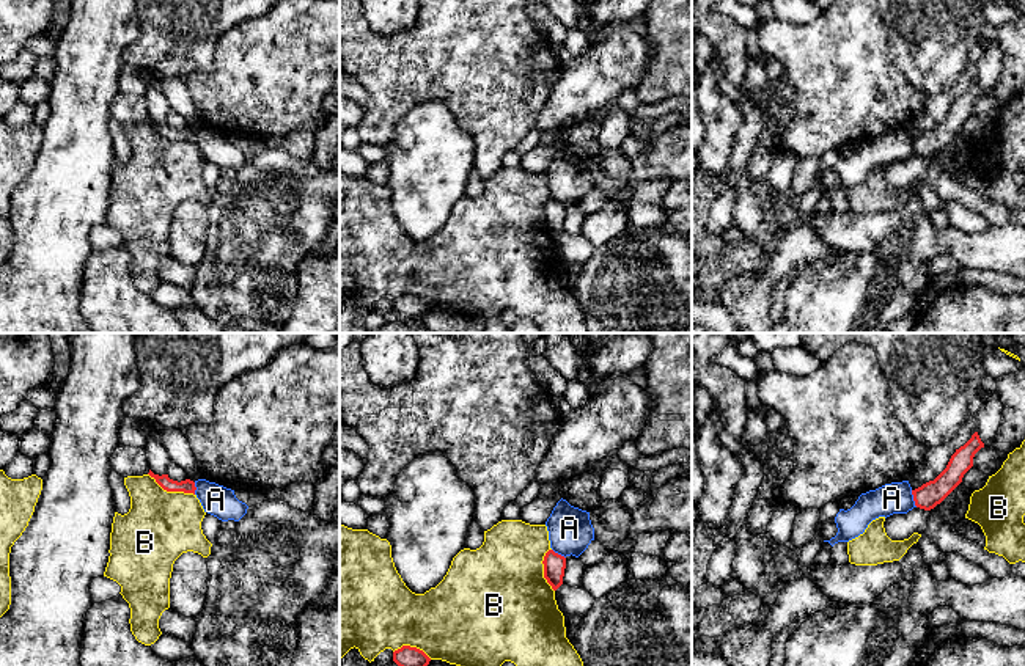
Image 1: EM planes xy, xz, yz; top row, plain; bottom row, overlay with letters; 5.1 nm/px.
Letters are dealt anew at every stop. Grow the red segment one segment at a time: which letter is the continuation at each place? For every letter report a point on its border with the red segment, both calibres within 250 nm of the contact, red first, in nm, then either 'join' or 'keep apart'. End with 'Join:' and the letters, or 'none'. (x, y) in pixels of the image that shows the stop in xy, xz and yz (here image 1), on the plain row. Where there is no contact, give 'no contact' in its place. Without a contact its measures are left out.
A: contact yz (914, 146); calibres 130 and 160 nm; keep apart
B: contact xy (172, 139); calibres 70 and 360 nm; keep apart
Join: none

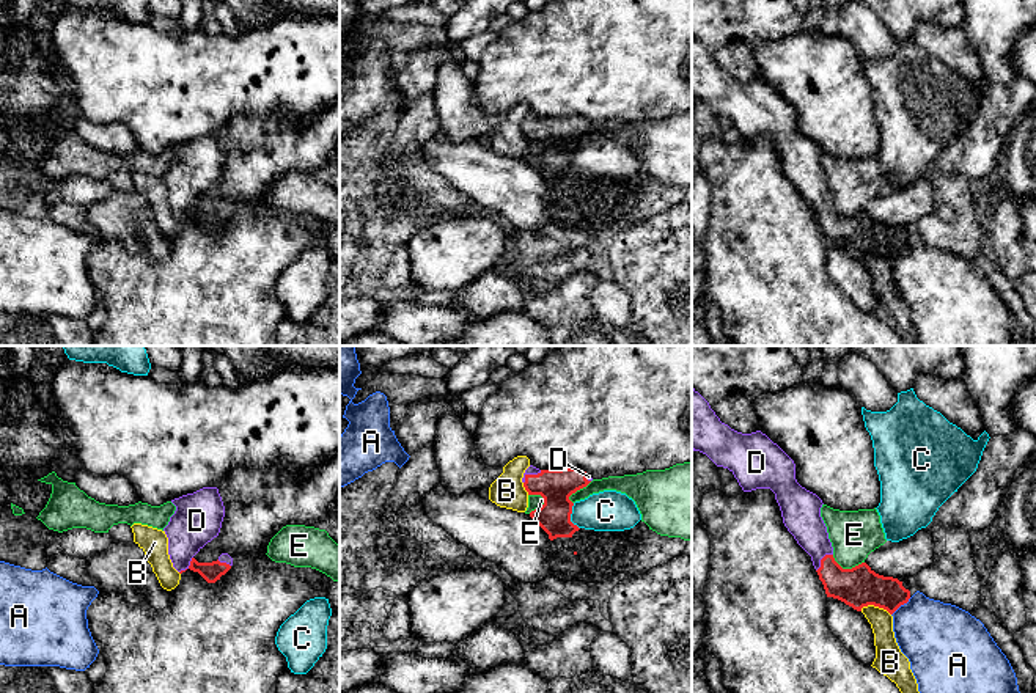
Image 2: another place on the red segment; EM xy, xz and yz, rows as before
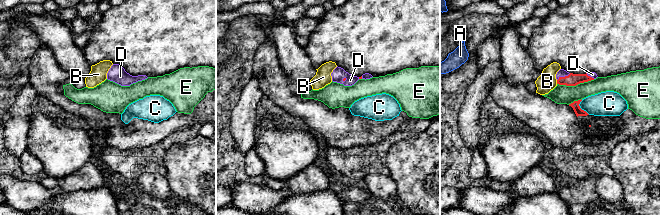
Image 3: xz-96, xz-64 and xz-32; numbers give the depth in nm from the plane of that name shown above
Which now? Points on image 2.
A: contact yz (901, 252); calibres 200 and 360 nm; keep apart
B: contact yz (876, 253); calibres 200 and 130 nm; keep apart
C: contact xz (569, 164); calibres 180 and 200 nm; keep apart
D: contact yz (821, 208); calibres 200 and 190 nm; join
E: contact xz (541, 154); calibres 180 and 80 nm; keep apart
Join: D

